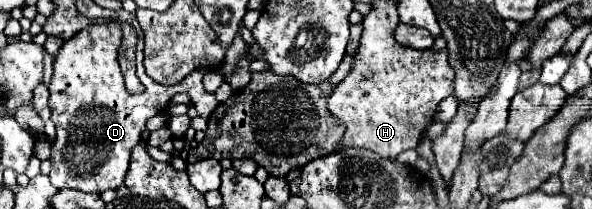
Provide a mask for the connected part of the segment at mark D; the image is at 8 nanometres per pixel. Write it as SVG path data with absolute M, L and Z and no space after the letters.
M117 21L110 23L99 23L99 25L89 25L81 33L77 33L73 39L65 41L63 47L59 49L55 63L53 63L53 79L49 85L49 107L51 107L51 119L57 125L57 137L53 141L53 153L51 153L51 173L49 179L53 187L57 189L79 189L85 193L103 193L107 189L119 189L127 169L129 169L129 157L131 149L141 141L141 131L145 129L145 121L169 105L171 97L175 93L189 93L191 103L197 107L197 113L201 117L209 117L211 111L215 109L217 101L213 93L207 93L203 89L203 75L205 71L193 71L185 81L165 87L161 83L155 83L147 75L147 89L141 95L129 95L125 91L125 85L121 81L121 69L117 63L117 53L121 47L121 27Z

